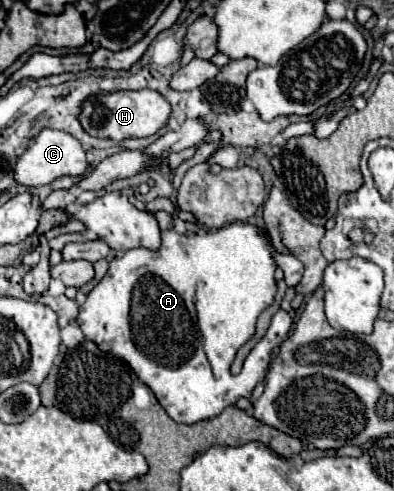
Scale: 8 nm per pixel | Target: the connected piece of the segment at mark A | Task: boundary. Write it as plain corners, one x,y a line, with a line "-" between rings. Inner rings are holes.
238,221
222,229
214,229
210,233
194,235
180,235
172,229
166,229
162,231
162,245
158,251
138,247
110,261
110,269
104,279
88,293
86,301
80,305
76,323
80,325
84,337
88,341
94,341
98,349
126,361
138,375
138,379
144,381
156,393
158,403
176,423
192,425
204,419
212,419
220,415
224,407
234,405
240,397
252,395
252,389
258,381
264,379
268,371
272,349
278,347
290,333
292,317
286,311
278,311
272,317
264,339
260,339
252,353
246,357
241,372
237,375
231,373
230,368
236,351
254,335
258,315
274,303
274,271
278,267
274,253
276,249
274,245
270,245
270,235
264,233
262,227
252,223
-
194,305
198,309
200,331
196,327

